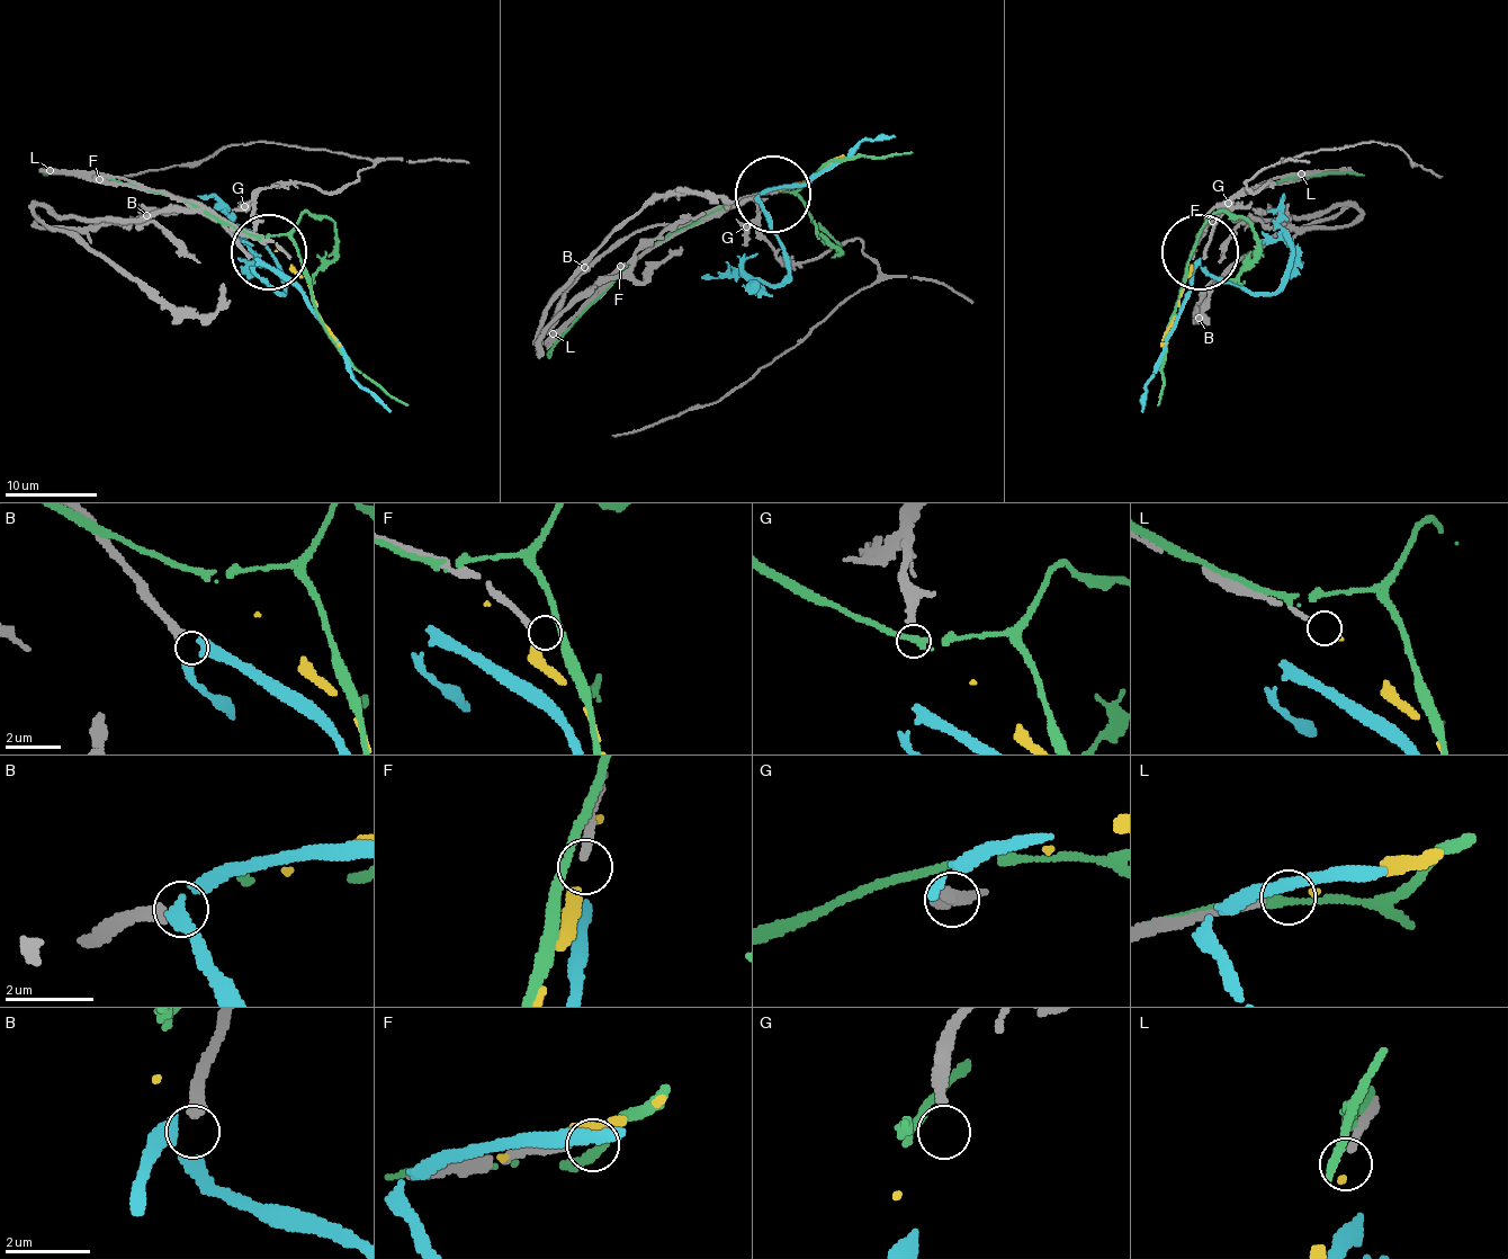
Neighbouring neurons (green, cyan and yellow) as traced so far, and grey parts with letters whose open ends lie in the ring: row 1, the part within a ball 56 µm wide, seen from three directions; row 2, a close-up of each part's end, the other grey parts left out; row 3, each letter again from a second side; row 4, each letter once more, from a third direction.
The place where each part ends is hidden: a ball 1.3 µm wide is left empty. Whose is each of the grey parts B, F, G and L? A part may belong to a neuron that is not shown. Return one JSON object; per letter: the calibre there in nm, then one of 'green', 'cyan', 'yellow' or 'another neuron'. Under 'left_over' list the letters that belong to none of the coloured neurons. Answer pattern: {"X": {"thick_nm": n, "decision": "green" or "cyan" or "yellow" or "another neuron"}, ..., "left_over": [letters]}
{"B": {"thick_nm": 320, "decision": "cyan"}, "F": {"thick_nm": 200, "decision": "another neuron"}, "G": {"thick_nm": 280, "decision": "another neuron"}, "L": {"thick_nm": 150, "decision": "yellow"}, "left_over": ["F", "G"]}

